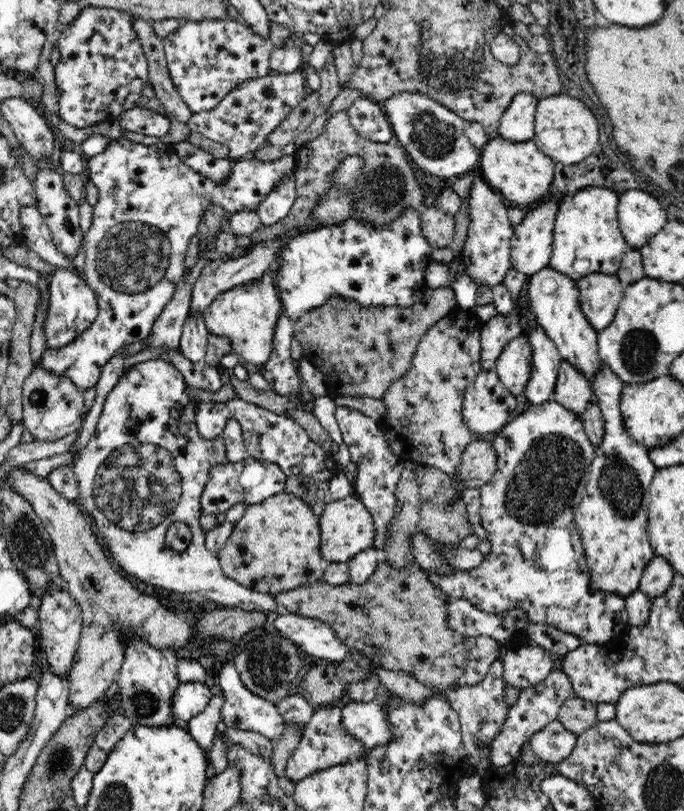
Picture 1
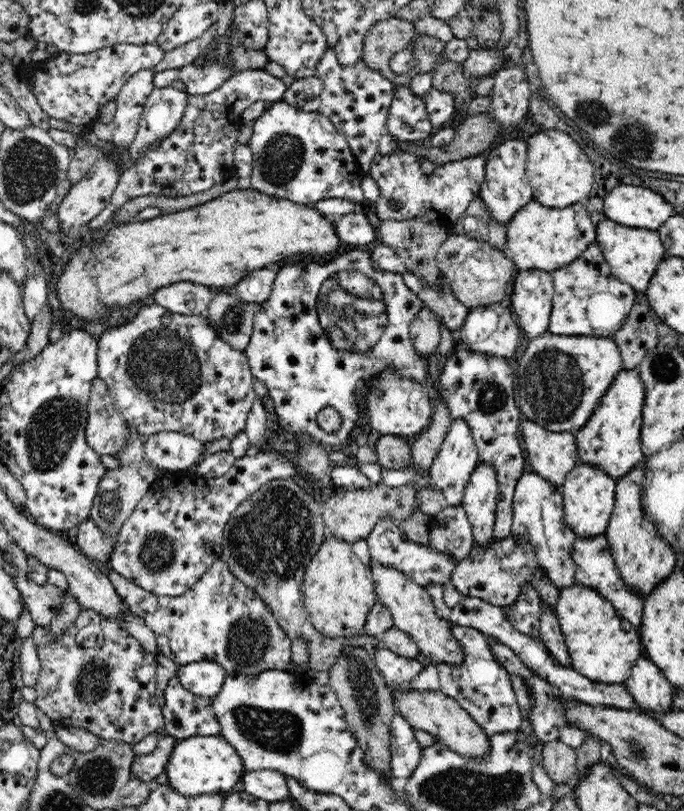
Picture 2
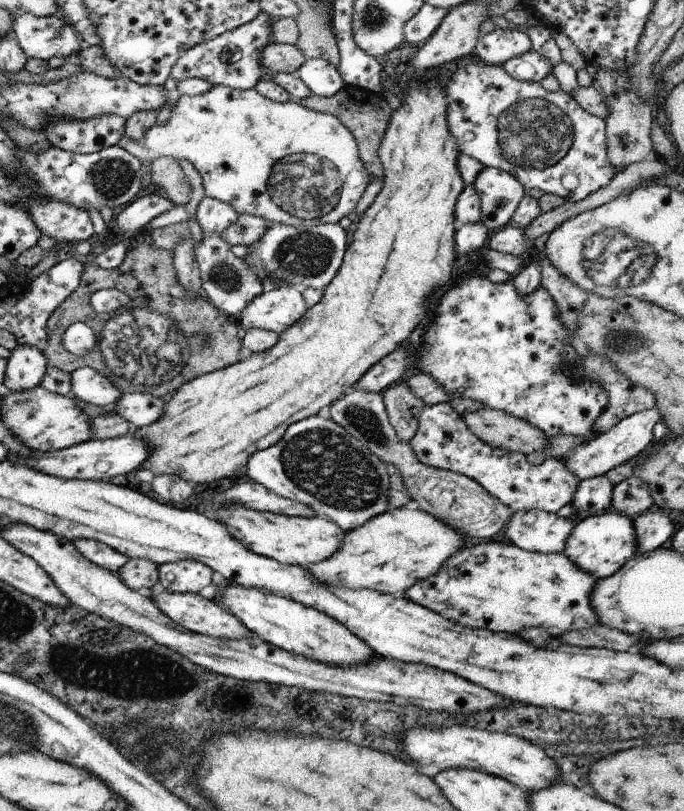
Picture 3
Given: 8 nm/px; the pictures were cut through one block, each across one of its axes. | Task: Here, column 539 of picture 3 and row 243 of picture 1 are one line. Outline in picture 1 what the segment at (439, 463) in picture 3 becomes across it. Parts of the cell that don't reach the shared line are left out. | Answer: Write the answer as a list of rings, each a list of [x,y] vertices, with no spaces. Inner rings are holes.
[[[471,178],[467,190],[469,201],[469,217],[466,241],[458,256],[463,268],[470,273],[476,284],[486,284],[493,287],[503,282],[504,275],[512,267],[511,240],[514,226],[508,218],[507,202],[502,195],[495,191],[483,178]]]

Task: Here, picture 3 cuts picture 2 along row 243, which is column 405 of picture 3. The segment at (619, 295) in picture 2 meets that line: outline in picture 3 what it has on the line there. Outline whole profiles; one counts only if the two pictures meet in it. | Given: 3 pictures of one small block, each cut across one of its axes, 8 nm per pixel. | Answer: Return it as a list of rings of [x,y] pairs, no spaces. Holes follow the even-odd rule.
[[[481,541],[453,552],[437,572],[405,590],[405,597],[467,628],[516,635],[527,628],[567,632],[597,624],[589,604],[596,579],[569,562],[563,553],[523,550],[511,543]]]

